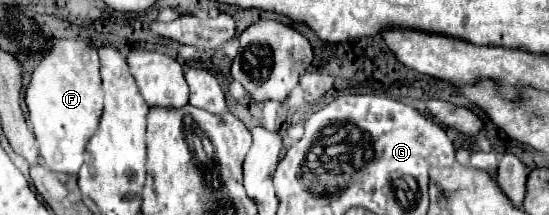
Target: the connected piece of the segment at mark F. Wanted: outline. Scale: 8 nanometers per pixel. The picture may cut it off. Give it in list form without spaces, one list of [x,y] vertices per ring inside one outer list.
[[[57,40],[33,72],[25,102],[45,166],[53,172],[77,176],[85,160],[85,144],[101,122],[103,90],[95,50],[89,50],[89,46],[79,40]]]

